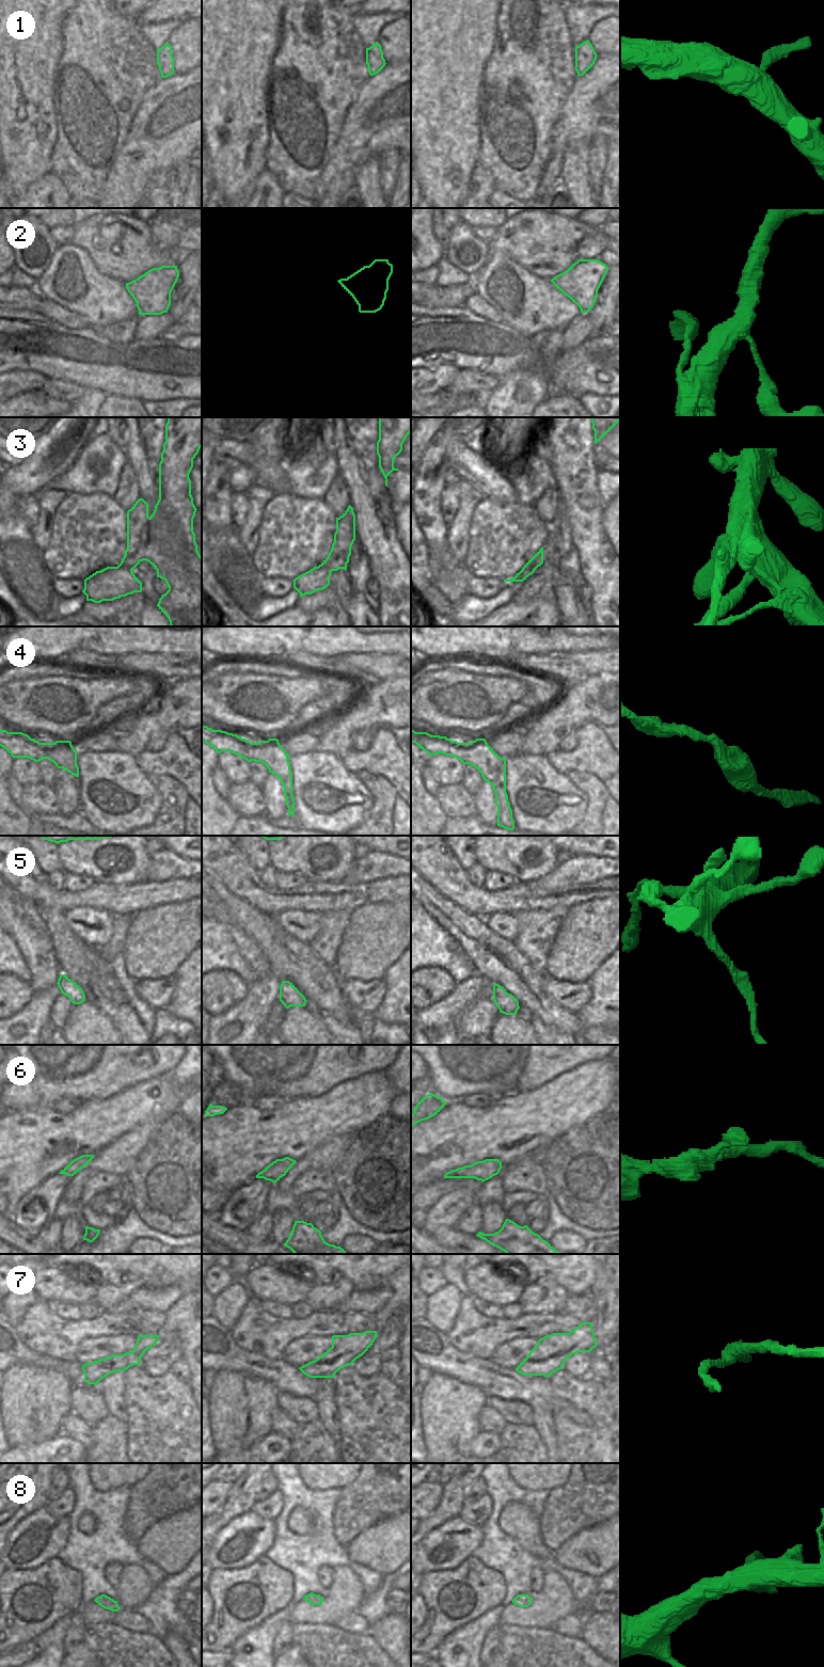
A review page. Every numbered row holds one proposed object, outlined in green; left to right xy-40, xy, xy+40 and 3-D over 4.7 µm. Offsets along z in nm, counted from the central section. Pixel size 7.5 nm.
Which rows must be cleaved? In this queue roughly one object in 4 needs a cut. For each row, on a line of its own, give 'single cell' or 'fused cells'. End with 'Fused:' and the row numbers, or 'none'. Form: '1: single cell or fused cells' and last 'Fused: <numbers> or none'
1: single cell
2: single cell
3: single cell
4: single cell
5: fused cells
6: single cell
7: single cell
8: single cell
Fused: 5

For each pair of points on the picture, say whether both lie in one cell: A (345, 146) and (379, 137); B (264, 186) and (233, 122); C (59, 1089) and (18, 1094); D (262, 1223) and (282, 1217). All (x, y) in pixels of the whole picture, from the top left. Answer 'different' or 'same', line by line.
A: same
B: different
C: same
D: different

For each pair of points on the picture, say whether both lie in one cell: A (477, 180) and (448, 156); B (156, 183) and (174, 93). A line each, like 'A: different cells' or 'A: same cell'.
A: different cells
B: different cells

